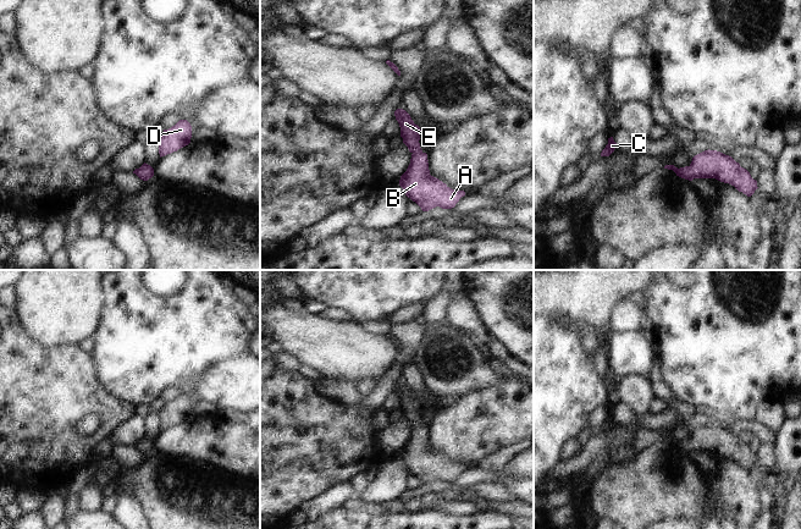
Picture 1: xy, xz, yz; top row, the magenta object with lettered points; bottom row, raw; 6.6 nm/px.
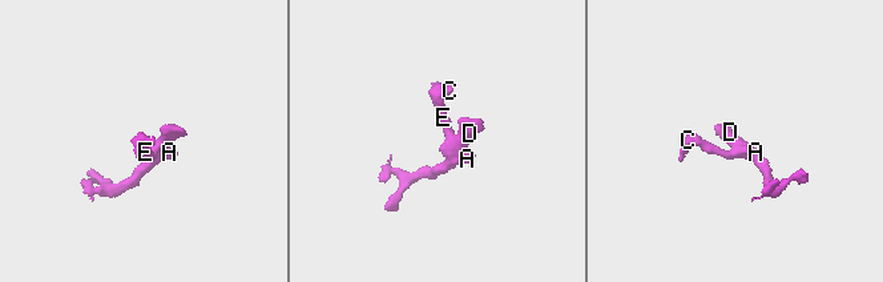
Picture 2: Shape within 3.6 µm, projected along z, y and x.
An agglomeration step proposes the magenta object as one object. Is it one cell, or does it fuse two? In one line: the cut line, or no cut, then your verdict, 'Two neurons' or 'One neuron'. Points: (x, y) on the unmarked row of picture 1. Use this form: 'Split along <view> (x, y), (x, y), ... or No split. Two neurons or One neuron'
No split. One neuron

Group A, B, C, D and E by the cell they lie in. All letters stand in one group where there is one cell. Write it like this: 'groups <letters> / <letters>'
groups A B C D E

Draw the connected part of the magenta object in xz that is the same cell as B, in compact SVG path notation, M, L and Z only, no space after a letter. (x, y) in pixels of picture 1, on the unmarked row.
M397 382L394 390L400 401L403 417L411 426L410 437L399 453L399 459L404 463L405 469L415 475L422 485L429 485L436 480L454 481L459 473L465 469L465 465L452 463L430 448L427 428L421 424L419 417L420 401L403 382Z

